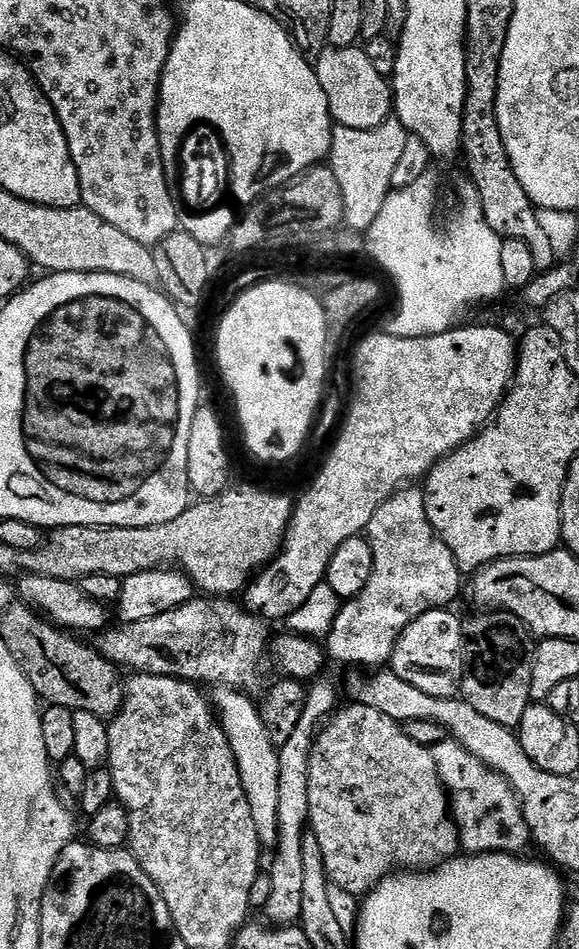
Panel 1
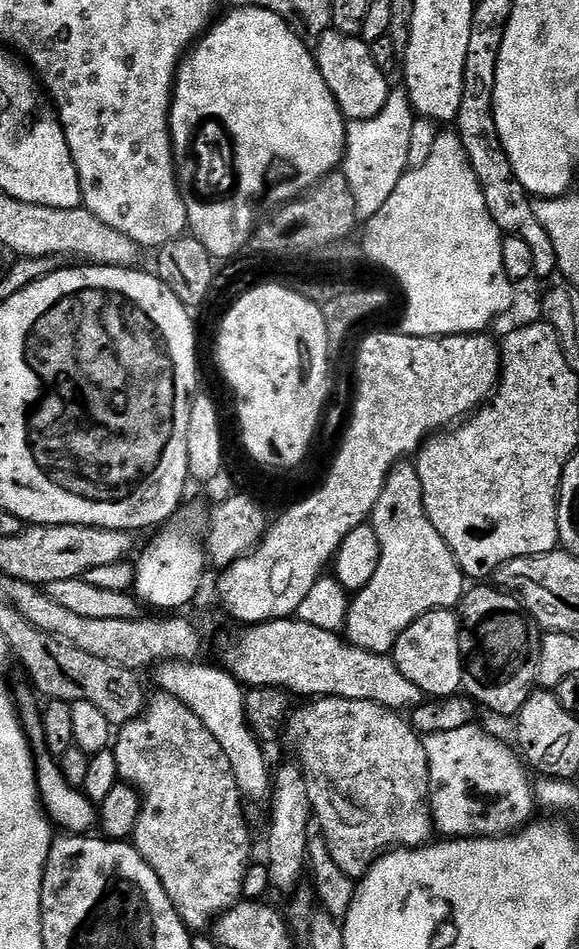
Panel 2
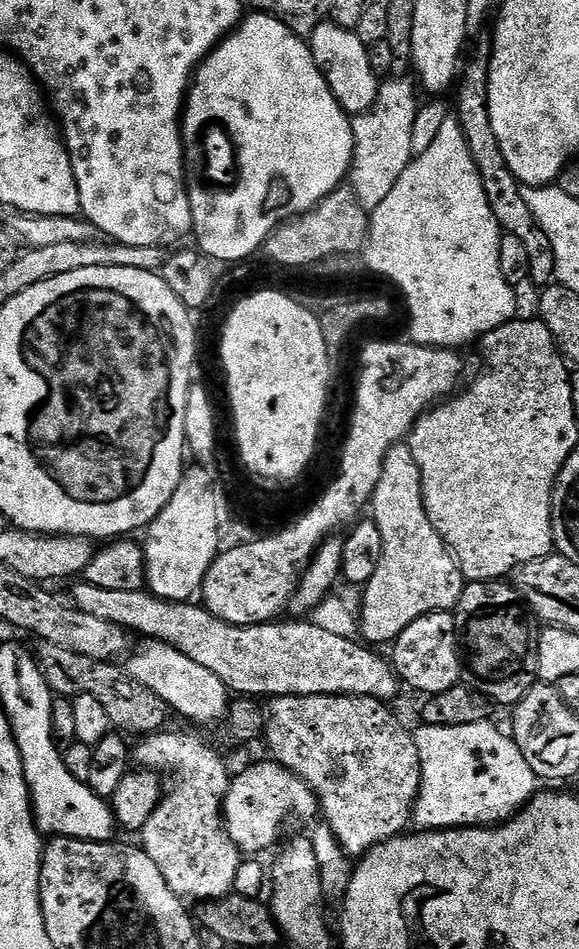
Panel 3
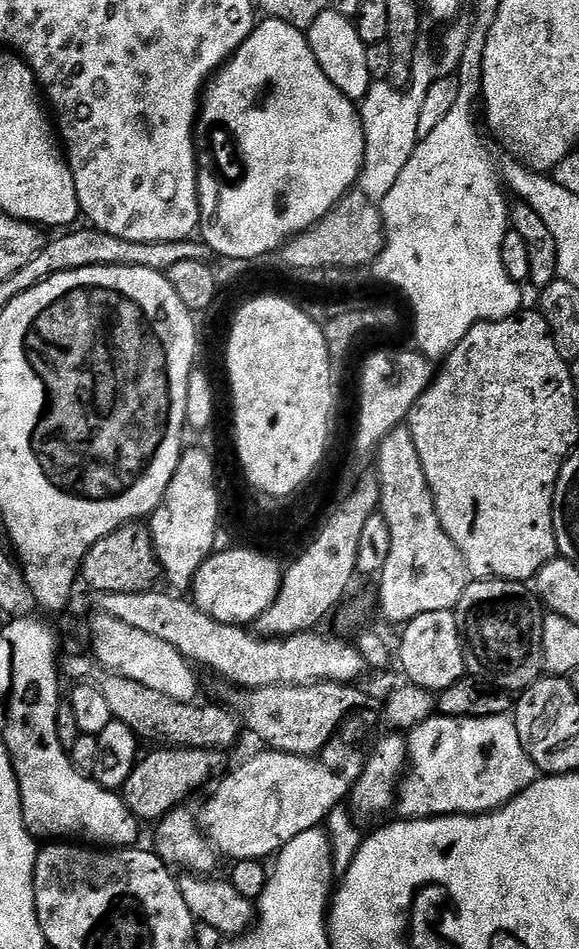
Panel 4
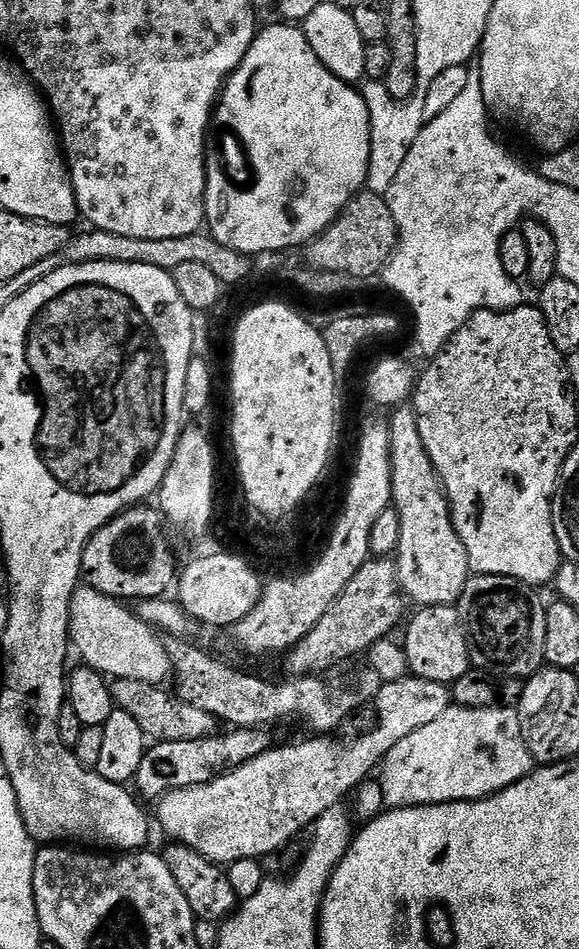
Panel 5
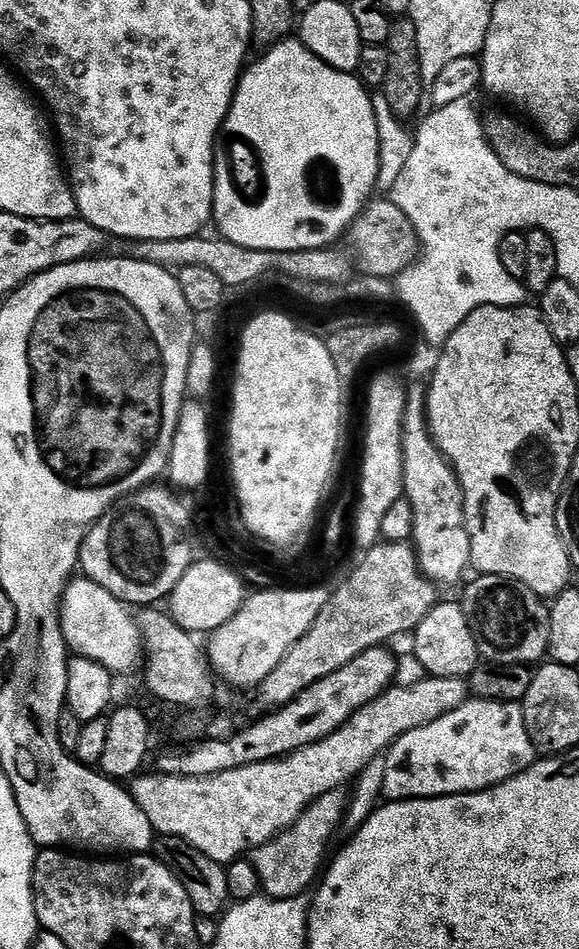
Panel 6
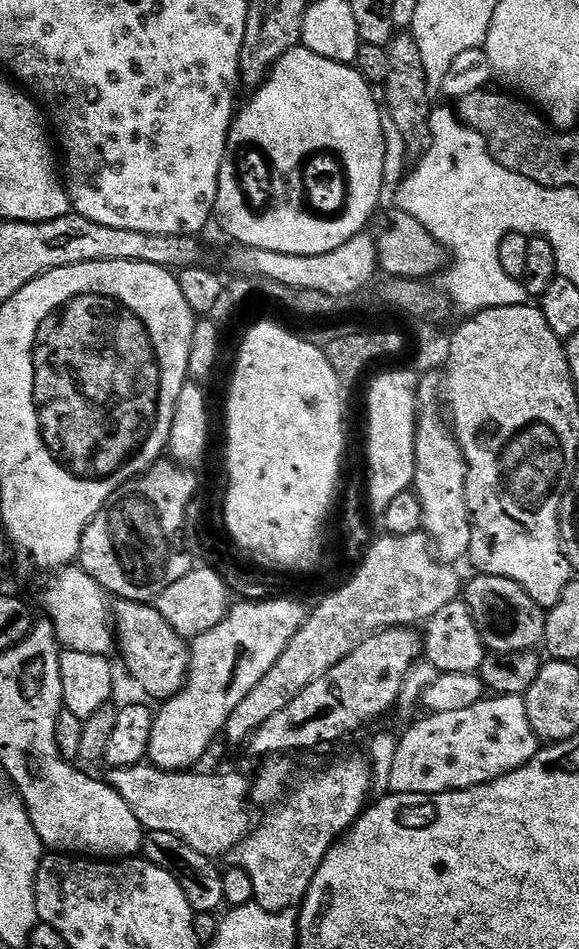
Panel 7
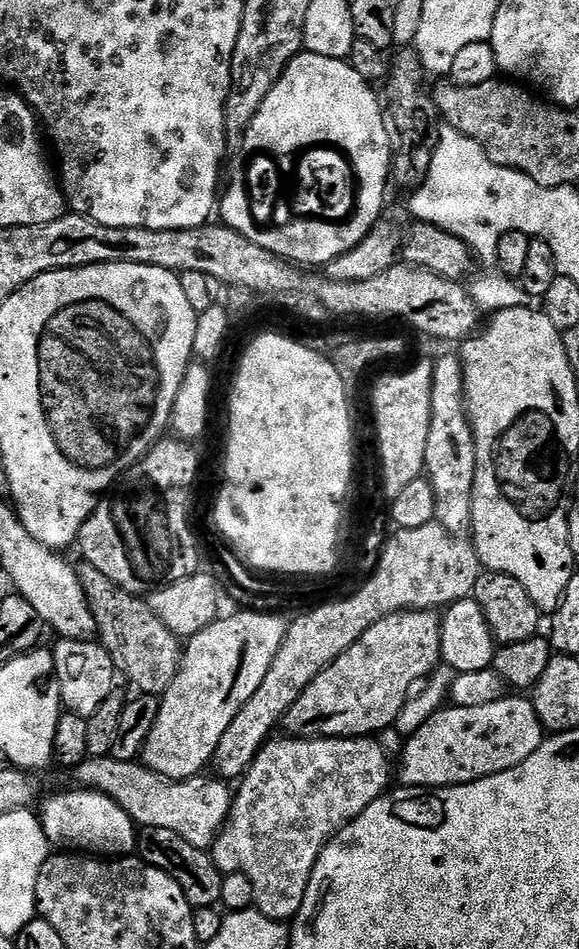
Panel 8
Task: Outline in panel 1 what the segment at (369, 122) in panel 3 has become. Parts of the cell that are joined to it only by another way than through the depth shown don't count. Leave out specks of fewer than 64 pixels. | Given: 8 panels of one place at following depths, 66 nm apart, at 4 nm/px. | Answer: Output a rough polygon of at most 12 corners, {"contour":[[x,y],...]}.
{"contour":[[402,122],[333,127],[344,221],[365,233],[392,190]]}

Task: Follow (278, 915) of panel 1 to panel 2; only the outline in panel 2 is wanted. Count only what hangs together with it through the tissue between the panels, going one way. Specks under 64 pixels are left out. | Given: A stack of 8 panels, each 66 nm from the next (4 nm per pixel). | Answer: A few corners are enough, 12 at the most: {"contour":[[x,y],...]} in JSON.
{"contour":[[299,763],[274,772],[271,887],[297,891],[314,813]]}

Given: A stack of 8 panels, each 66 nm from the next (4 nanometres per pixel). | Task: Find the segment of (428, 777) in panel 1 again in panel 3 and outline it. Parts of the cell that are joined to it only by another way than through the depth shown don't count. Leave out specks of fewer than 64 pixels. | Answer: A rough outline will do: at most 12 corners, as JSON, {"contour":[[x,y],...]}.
{"contour":[[278,696],[271,759],[352,858],[407,833],[416,737],[373,696]]}

